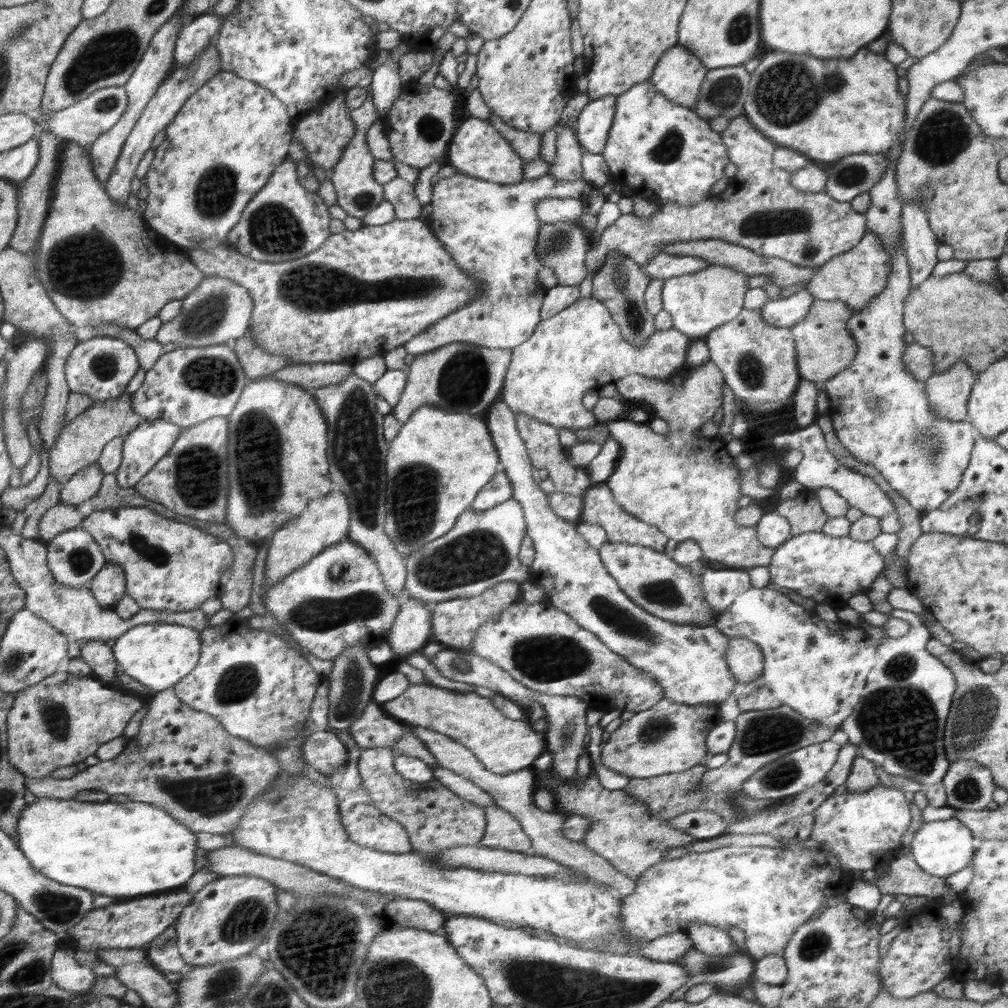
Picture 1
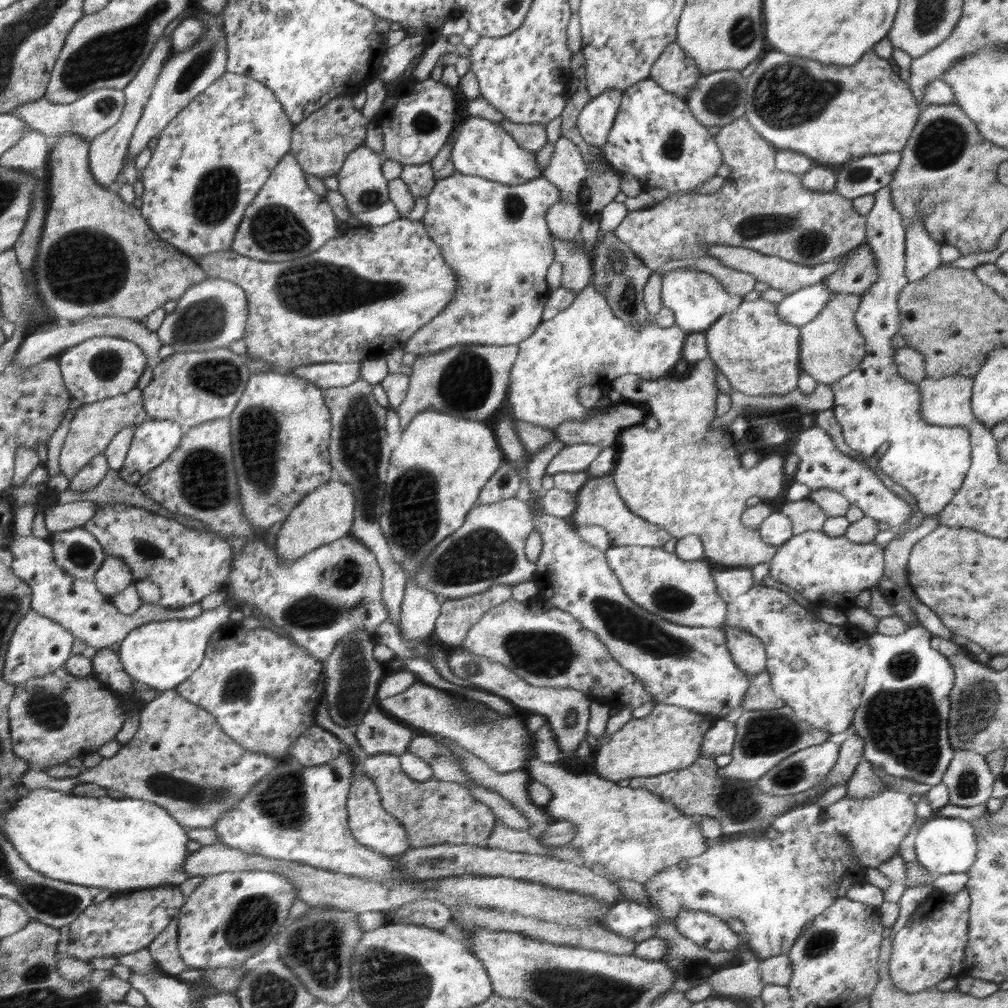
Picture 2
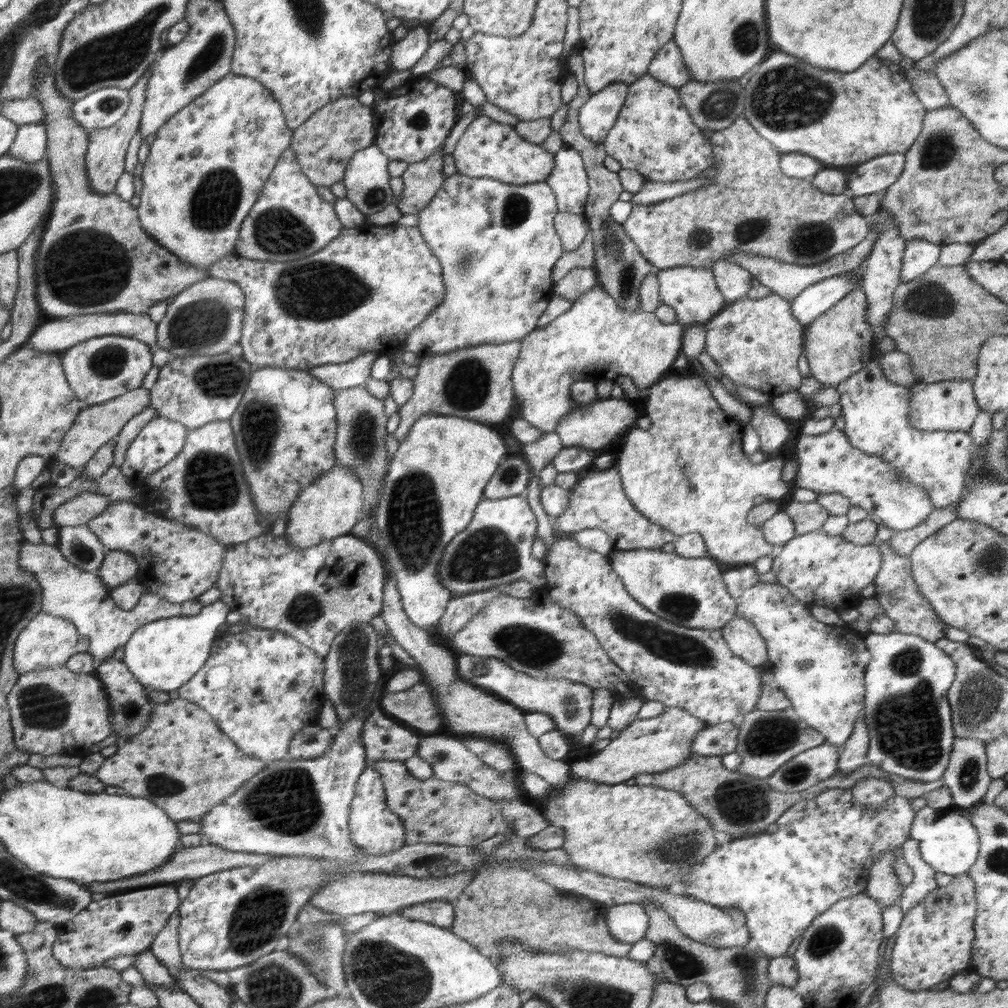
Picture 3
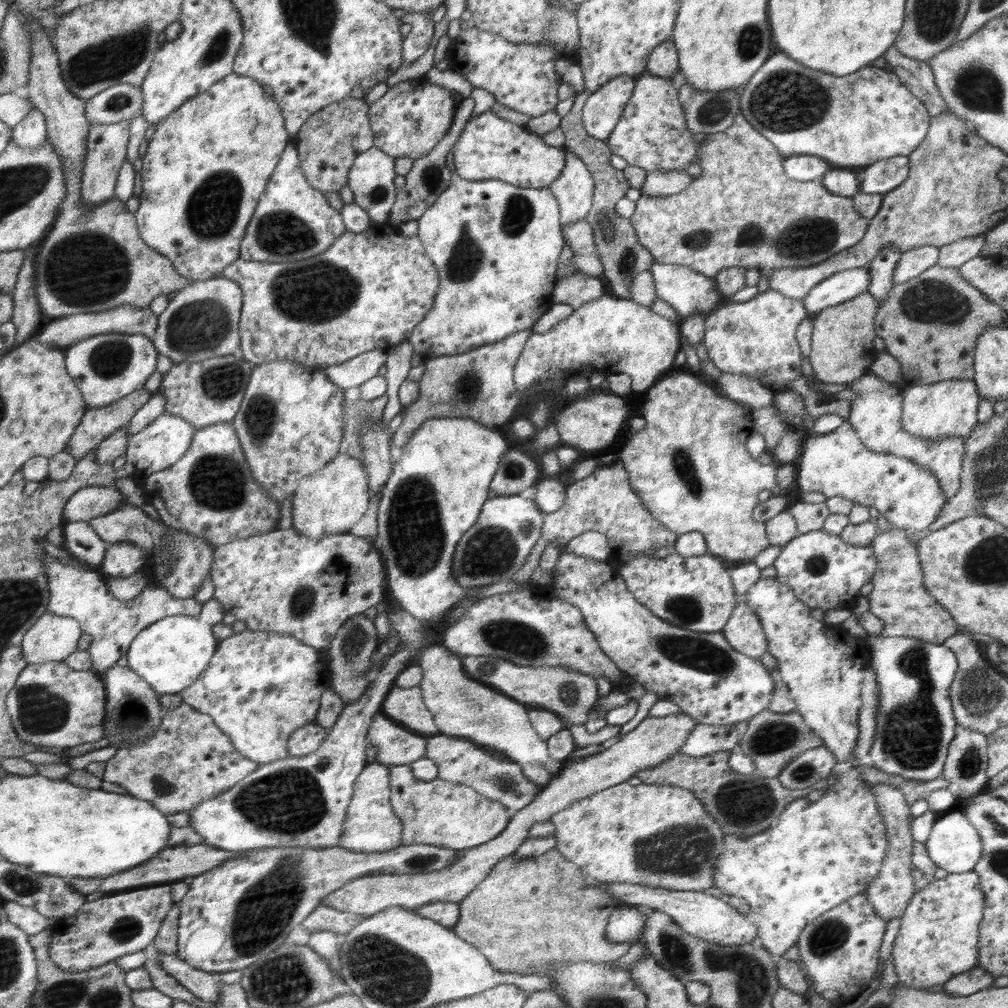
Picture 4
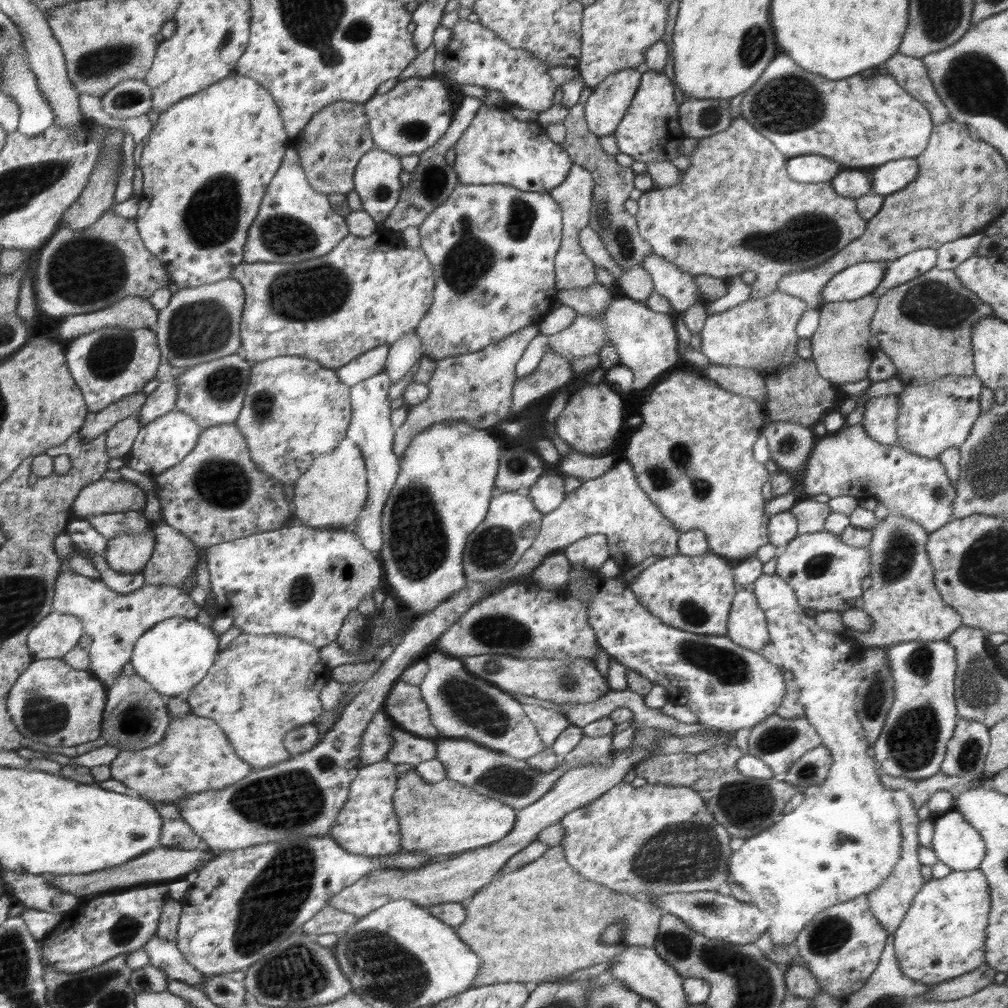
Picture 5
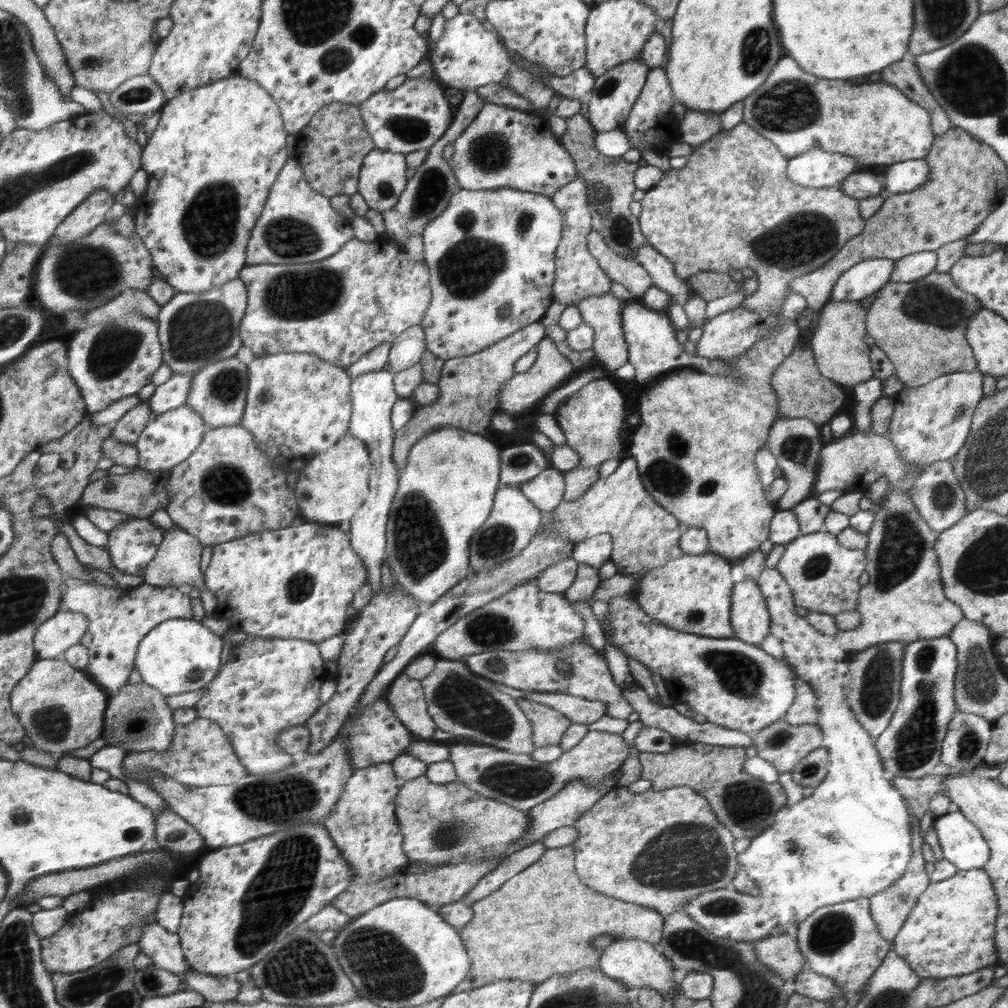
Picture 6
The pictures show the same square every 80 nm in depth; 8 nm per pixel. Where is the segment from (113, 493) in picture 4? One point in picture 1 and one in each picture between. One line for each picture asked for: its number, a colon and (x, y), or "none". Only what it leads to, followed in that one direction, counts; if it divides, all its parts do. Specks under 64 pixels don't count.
1: (60, 518)
2: (74, 514)
3: (87, 505)

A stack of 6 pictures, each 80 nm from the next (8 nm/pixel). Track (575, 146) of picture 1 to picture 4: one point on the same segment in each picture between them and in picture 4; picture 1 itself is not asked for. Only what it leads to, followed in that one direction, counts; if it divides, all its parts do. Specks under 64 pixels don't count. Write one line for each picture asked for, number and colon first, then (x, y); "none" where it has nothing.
2: (567, 170)
3: (569, 181)
4: (573, 189)

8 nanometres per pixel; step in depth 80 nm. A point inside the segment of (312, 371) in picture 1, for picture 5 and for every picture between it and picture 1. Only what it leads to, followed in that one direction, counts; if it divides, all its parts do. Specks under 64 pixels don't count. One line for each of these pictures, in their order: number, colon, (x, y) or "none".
2: (327, 375)
3: (345, 375)
4: (353, 373)
5: (373, 362)

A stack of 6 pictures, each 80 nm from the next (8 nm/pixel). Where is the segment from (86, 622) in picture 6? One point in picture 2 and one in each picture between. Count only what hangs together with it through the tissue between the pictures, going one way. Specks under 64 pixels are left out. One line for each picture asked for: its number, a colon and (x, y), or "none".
2: (39, 645)
3: (47, 641)
4: (53, 638)
5: (57, 634)

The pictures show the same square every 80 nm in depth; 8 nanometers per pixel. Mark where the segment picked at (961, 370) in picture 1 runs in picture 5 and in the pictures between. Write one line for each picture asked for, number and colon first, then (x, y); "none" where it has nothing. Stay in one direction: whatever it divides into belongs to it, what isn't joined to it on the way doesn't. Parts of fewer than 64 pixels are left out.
2: (946, 401)
3: (950, 405)
4: (934, 411)
5: (933, 417)

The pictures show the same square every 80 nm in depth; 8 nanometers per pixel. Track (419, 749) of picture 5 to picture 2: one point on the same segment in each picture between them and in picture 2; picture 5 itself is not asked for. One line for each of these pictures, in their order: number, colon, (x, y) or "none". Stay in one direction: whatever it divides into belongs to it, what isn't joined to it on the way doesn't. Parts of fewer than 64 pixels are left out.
2: (377, 733)
3: (384, 738)
4: (397, 746)

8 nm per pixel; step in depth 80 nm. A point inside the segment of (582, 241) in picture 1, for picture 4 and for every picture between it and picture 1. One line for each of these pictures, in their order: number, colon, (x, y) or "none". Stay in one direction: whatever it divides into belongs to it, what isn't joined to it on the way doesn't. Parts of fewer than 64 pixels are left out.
2: (576, 267)
3: (578, 280)
4: (576, 289)

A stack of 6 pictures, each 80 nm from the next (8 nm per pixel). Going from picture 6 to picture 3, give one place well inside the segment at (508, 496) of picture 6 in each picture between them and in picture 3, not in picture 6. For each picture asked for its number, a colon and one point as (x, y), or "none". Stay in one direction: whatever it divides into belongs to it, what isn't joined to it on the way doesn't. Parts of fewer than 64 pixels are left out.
3: (495, 548)
4: (496, 547)
5: (492, 549)

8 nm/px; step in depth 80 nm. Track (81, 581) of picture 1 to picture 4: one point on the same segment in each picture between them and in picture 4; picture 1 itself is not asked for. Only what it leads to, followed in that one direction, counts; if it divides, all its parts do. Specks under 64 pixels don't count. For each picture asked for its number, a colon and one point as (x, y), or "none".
2: (76, 551)
3: (80, 546)
4: (80, 540)

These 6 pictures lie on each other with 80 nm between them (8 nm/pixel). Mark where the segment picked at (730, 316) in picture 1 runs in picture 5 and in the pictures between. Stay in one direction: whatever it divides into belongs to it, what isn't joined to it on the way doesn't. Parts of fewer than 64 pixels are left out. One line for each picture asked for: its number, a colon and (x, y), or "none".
2: (697, 299)
3: (691, 292)
4: (688, 292)
5: (678, 287)

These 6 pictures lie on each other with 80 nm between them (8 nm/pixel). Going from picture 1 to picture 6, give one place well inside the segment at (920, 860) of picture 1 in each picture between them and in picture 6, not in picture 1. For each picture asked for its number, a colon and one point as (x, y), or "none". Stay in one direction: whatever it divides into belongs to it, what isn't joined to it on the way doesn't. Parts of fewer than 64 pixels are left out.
2: (943, 845)
3: (951, 846)
4: (954, 845)
5: (957, 844)
6: (962, 843)

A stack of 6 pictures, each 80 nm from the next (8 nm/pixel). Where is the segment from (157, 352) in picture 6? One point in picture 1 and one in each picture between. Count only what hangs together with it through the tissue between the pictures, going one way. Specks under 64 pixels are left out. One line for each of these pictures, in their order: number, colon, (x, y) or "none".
1: (101, 367)
2: (99, 368)
3: (104, 367)
4: (106, 367)
5: (108, 364)

